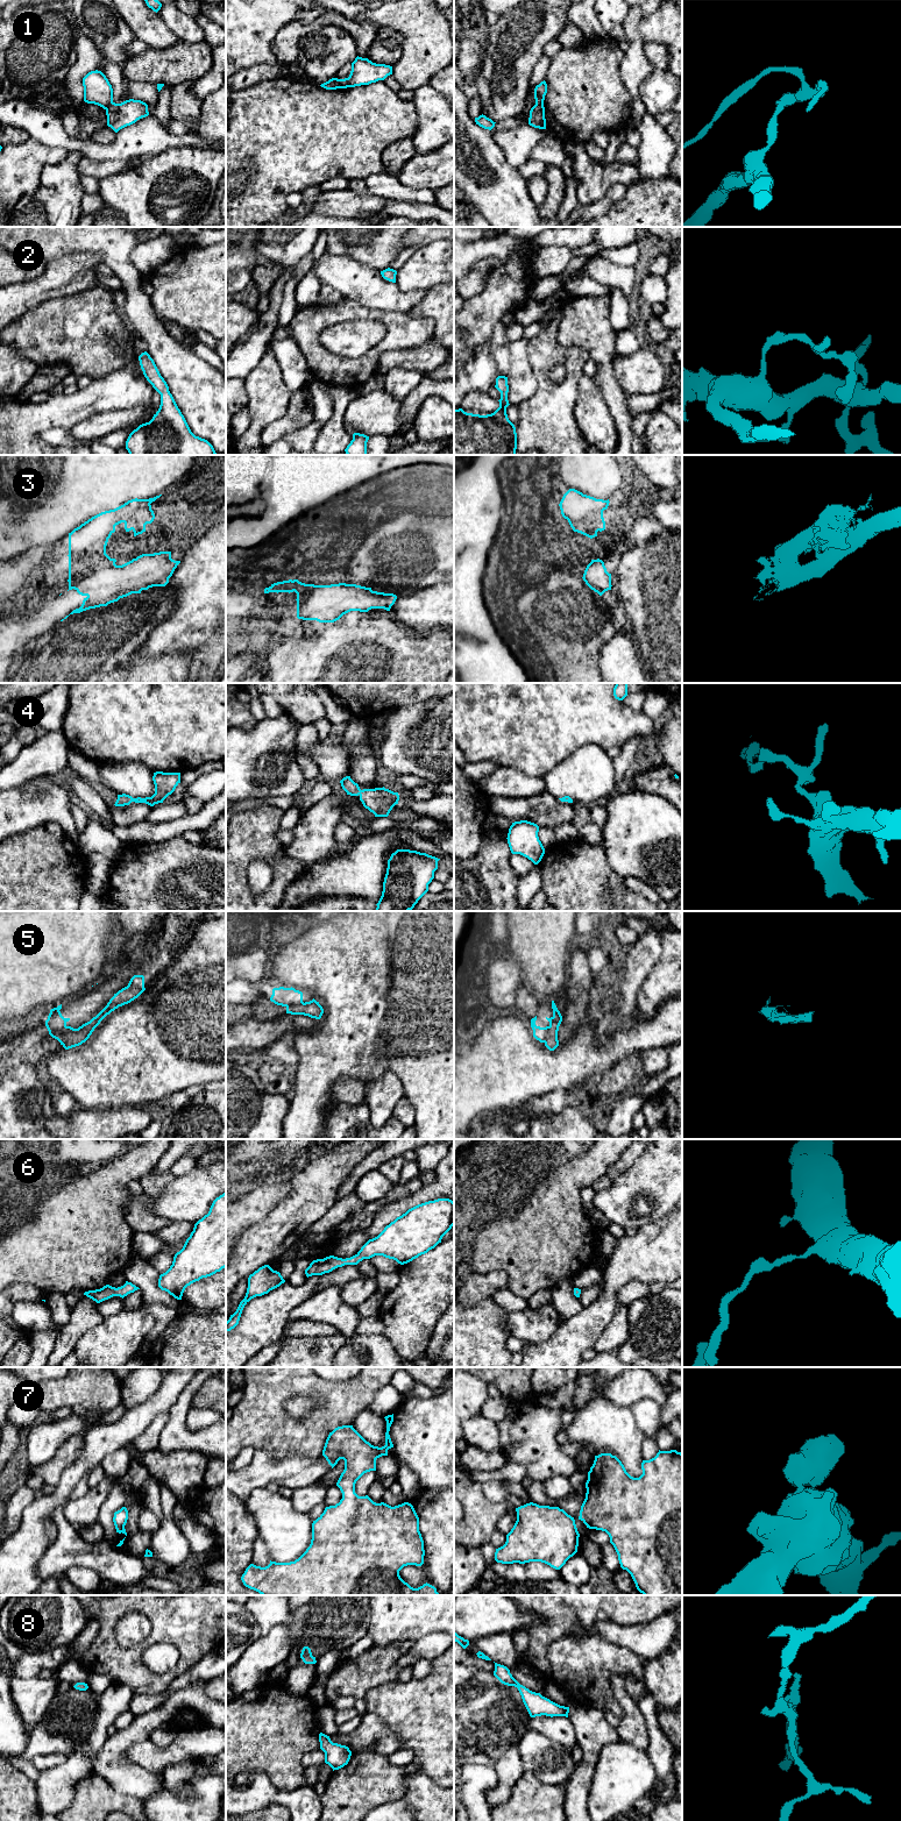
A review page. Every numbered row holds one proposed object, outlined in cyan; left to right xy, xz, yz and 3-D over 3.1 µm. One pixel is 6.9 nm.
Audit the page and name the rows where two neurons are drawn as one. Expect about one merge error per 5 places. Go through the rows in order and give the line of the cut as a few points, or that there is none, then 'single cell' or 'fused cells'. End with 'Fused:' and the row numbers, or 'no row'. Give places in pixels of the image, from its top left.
1: cut xz (337, 79), (339, 87); fused cells
2: cut none; single cell
3: cut none; single cell
4: cut none; single cell
5: cut xy (73, 1029), (65, 1033), (61, 1044); fused cells
6: cut none; single cell
7: cut none; single cell
8: cut none; single cell
Fused: 1, 5

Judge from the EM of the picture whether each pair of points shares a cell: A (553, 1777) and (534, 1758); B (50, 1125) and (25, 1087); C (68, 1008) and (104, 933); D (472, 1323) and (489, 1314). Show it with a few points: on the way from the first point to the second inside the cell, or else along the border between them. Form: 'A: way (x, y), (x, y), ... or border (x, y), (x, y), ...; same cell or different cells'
A: way (548, 1772), (539, 1763); same cell
B: border (45, 1118), (44, 1126); different cells
C: border (91, 986), (73, 996); different cells
D: way (476, 1323), (484, 1318); same cell

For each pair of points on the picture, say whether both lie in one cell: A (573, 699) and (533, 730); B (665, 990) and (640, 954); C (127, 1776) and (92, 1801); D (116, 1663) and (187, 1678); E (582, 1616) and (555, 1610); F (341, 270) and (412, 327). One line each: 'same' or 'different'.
A: same
B: different
C: different
D: different
E: different
F: different

